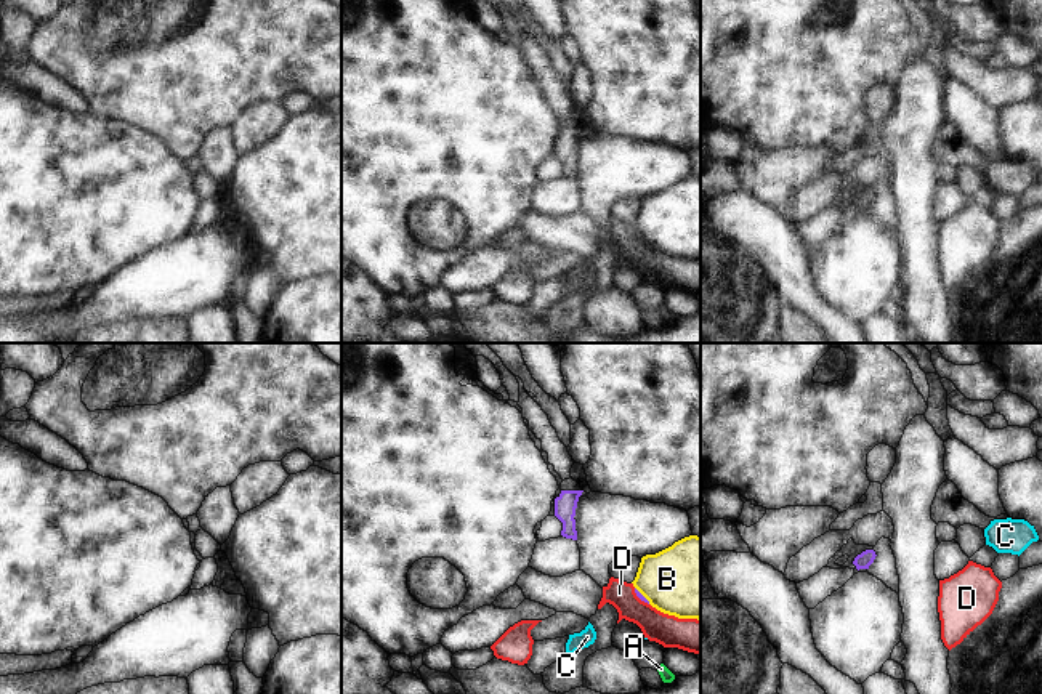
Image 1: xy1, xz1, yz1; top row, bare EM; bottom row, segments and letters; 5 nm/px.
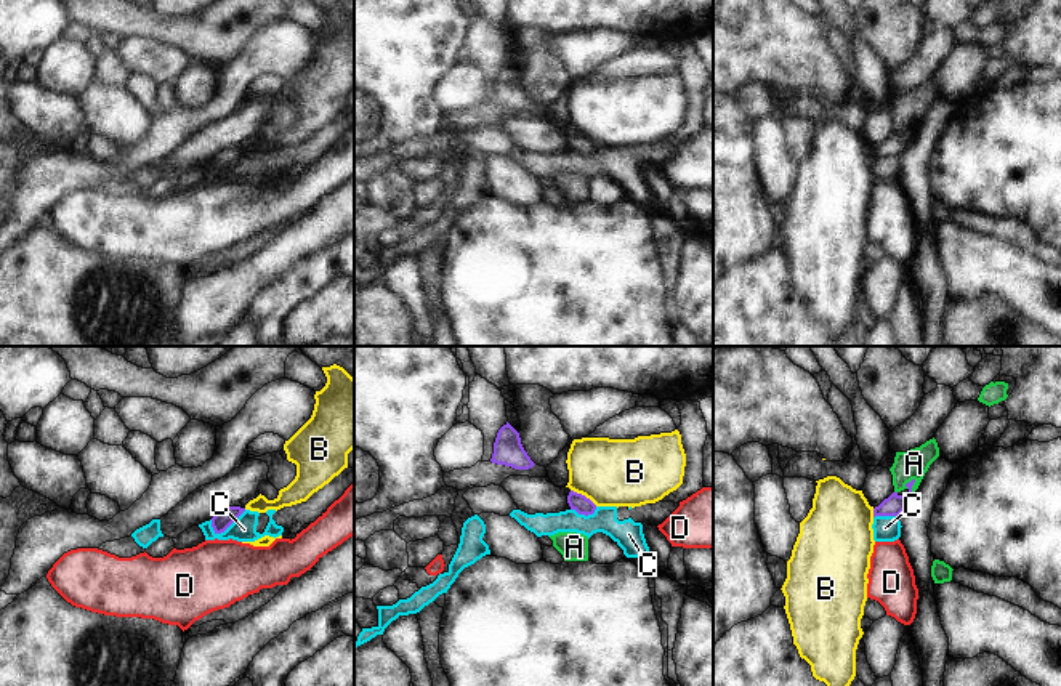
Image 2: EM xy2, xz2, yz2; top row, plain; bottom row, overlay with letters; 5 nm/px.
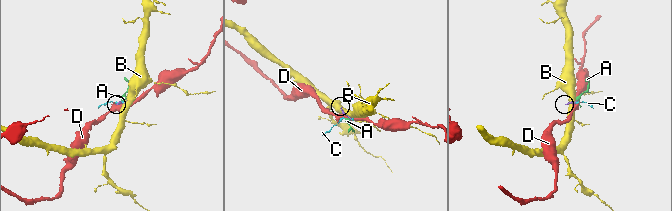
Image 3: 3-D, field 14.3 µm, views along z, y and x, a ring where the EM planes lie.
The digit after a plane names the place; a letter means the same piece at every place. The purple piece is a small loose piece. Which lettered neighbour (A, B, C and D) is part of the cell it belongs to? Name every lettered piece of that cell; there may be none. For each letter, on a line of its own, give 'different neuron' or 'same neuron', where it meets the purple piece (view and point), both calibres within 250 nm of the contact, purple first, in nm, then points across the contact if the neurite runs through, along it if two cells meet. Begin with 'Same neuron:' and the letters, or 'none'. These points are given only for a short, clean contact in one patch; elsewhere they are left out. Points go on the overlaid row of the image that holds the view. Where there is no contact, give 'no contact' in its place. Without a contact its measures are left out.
Same neuron: none
A: different neuron; contact yz2 (912, 484); calibres 100 and 150 nm; border yz2 (914, 478), (912, 494)
B: different neuron; contact xz2 (584, 496); calibres 90 and 340 nm; border xz2 (571, 489), (584, 494), (597, 505)
C: different neuron; contact xy2 (229, 524); calibres 90 and 130 nm; border xy2 (246, 510), (223, 531), (213, 532)
D: different neuron; contact xz1 (640, 598); calibres 20 and 160 nm; border xz1 (634, 589), (648, 605)

